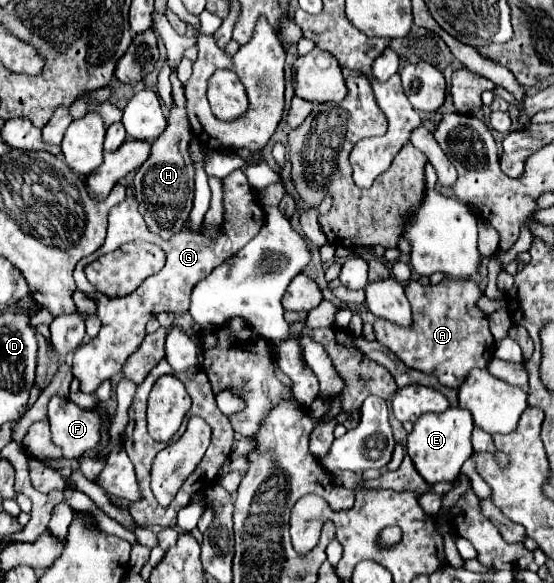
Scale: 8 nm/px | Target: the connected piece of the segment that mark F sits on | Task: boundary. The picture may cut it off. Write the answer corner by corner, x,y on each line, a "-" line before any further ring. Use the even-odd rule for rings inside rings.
51,397
49,401
49,423
51,423
51,439
55,445
63,449
63,457
77,459
85,451
95,451
101,443
101,429
103,429
103,415
95,409
81,409
67,397

